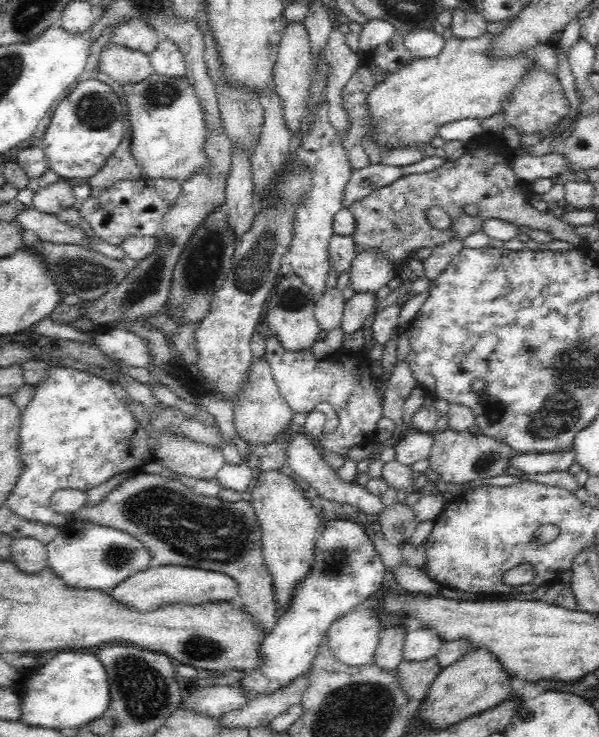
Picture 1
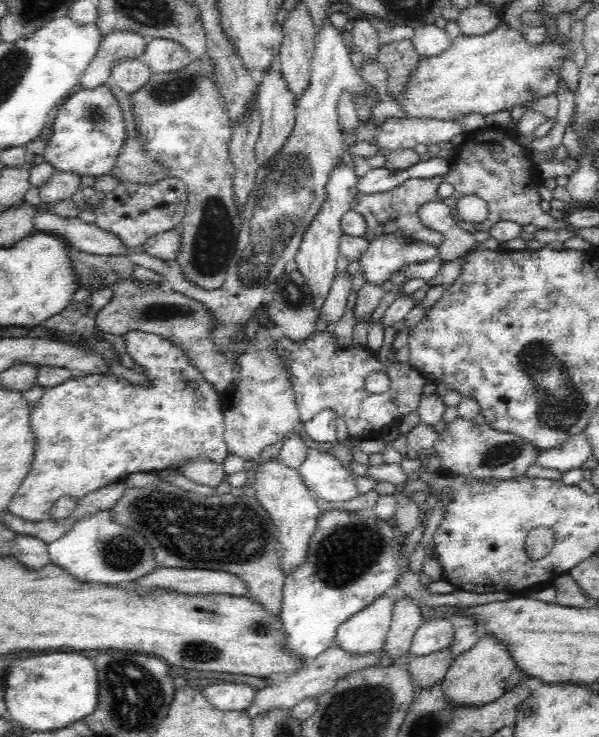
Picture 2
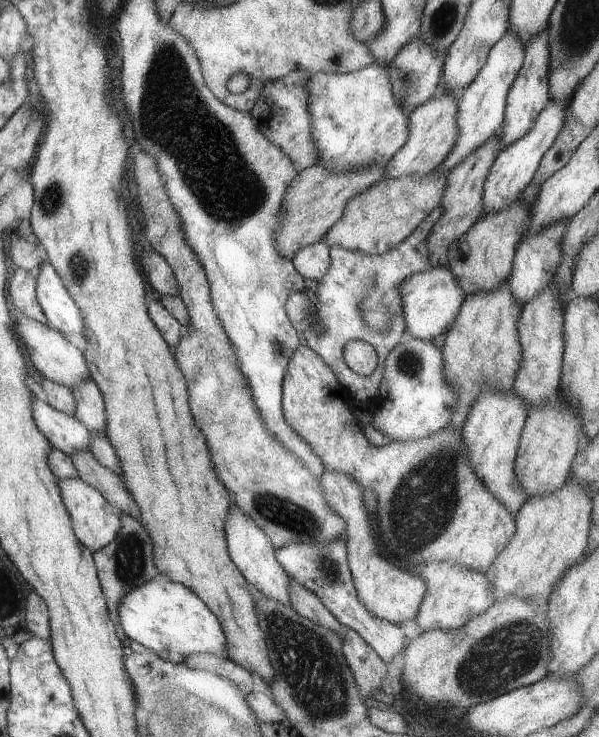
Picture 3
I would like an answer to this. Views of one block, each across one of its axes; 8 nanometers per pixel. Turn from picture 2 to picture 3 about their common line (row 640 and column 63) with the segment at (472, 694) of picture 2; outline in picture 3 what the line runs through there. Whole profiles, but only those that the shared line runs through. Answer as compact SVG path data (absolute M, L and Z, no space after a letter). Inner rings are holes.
M79 477L57 479L56 481L77 540L91 552L111 542L120 527L117 508Z

